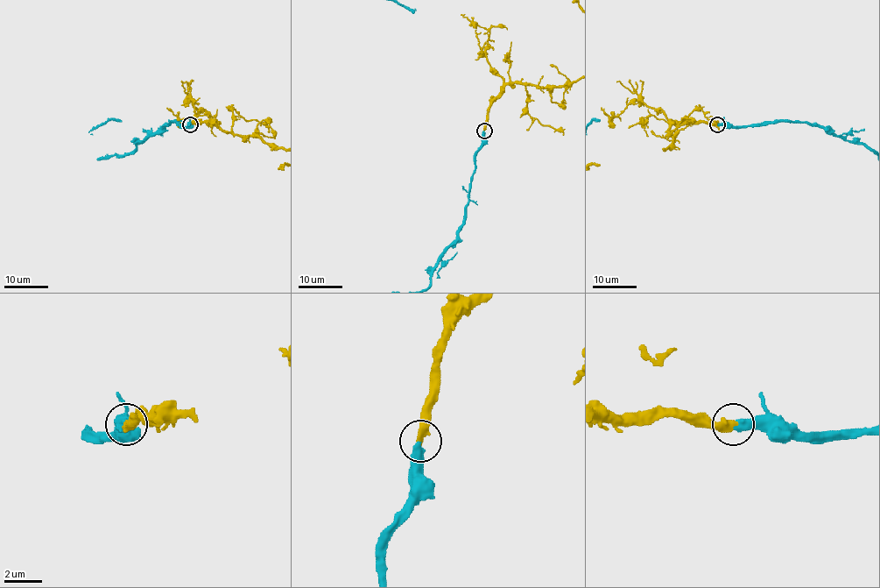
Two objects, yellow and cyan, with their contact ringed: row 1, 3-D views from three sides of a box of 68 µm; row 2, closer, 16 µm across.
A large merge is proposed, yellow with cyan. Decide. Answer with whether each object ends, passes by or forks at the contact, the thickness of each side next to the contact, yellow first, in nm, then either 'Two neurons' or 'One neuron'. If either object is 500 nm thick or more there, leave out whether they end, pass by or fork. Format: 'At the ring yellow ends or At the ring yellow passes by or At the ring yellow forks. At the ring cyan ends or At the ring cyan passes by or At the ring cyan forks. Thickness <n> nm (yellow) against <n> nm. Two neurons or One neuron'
At the ring yellow ends. At the ring cyan ends. Thickness 420 nm (yellow) against 440 nm. One neuron

